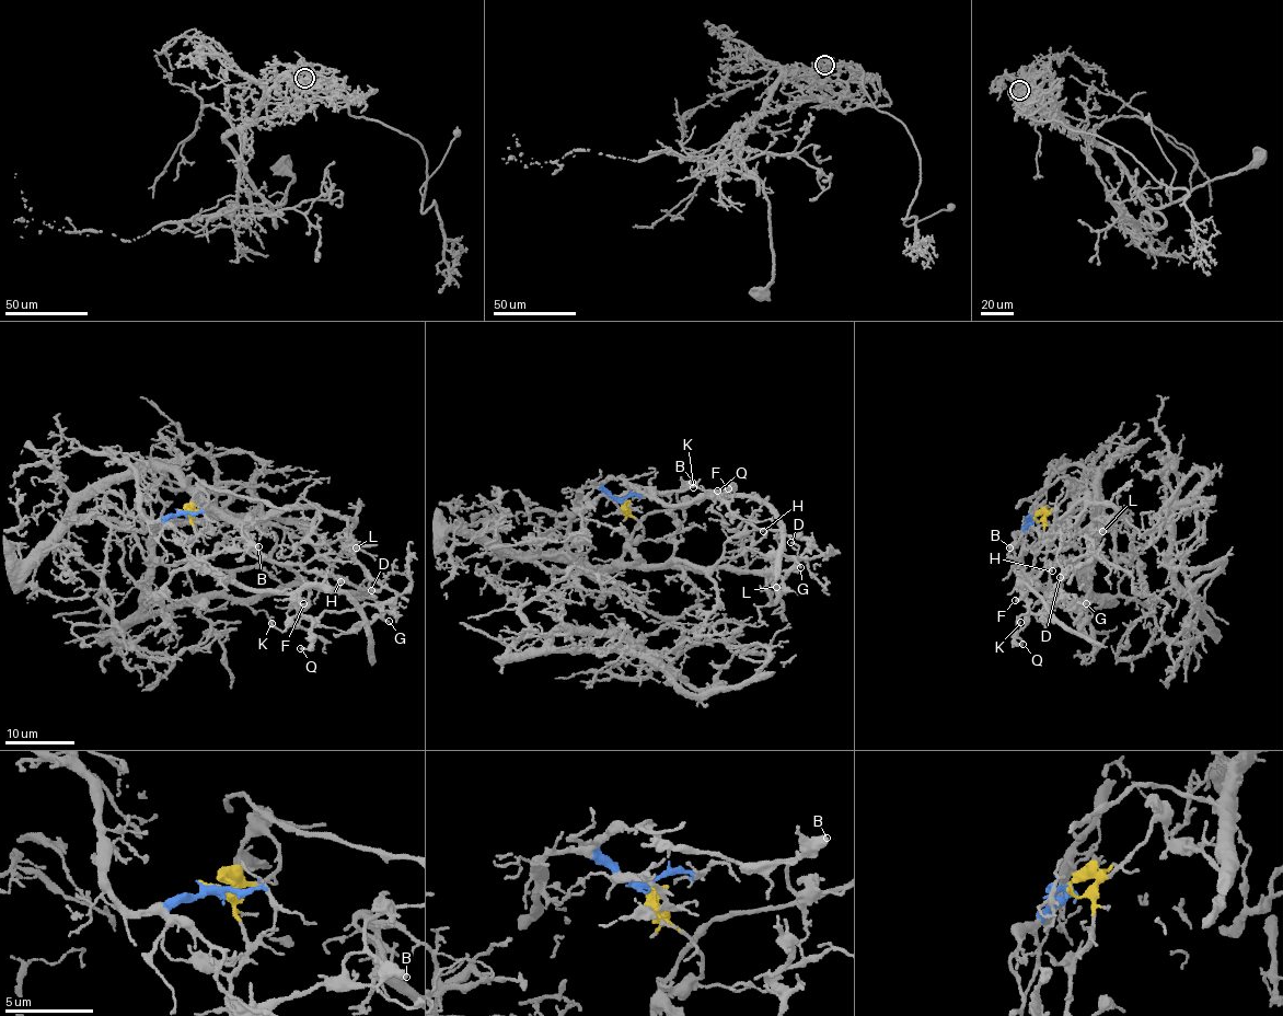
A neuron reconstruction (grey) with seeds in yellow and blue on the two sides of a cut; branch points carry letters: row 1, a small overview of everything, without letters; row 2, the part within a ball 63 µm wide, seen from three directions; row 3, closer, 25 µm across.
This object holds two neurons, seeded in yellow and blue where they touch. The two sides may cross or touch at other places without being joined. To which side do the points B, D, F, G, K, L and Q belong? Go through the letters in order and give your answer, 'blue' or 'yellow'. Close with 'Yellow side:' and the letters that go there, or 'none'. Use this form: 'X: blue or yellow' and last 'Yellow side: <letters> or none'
B: yellow
D: blue
F: yellow
G: yellow
K: yellow
L: blue
Q: yellow
Yellow side: B, F, G, K, Q

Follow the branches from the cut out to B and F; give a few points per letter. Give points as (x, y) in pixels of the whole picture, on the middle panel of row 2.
B: (619, 499), (625, 503), (626, 509), (621, 497), (635, 486), (670, 491), (686, 488), (693, 481)
F: (619, 499), (626, 509), (621, 497), (626, 494), (646, 494), (667, 505), (692, 504), (728, 487)

